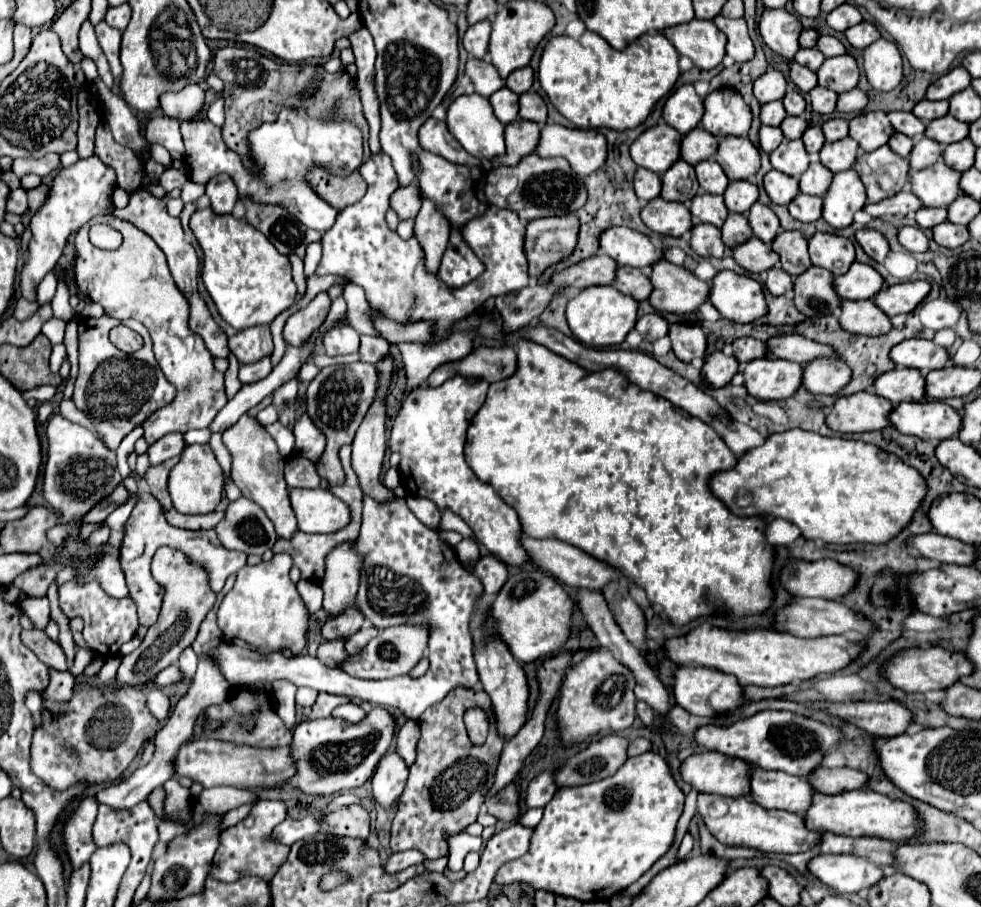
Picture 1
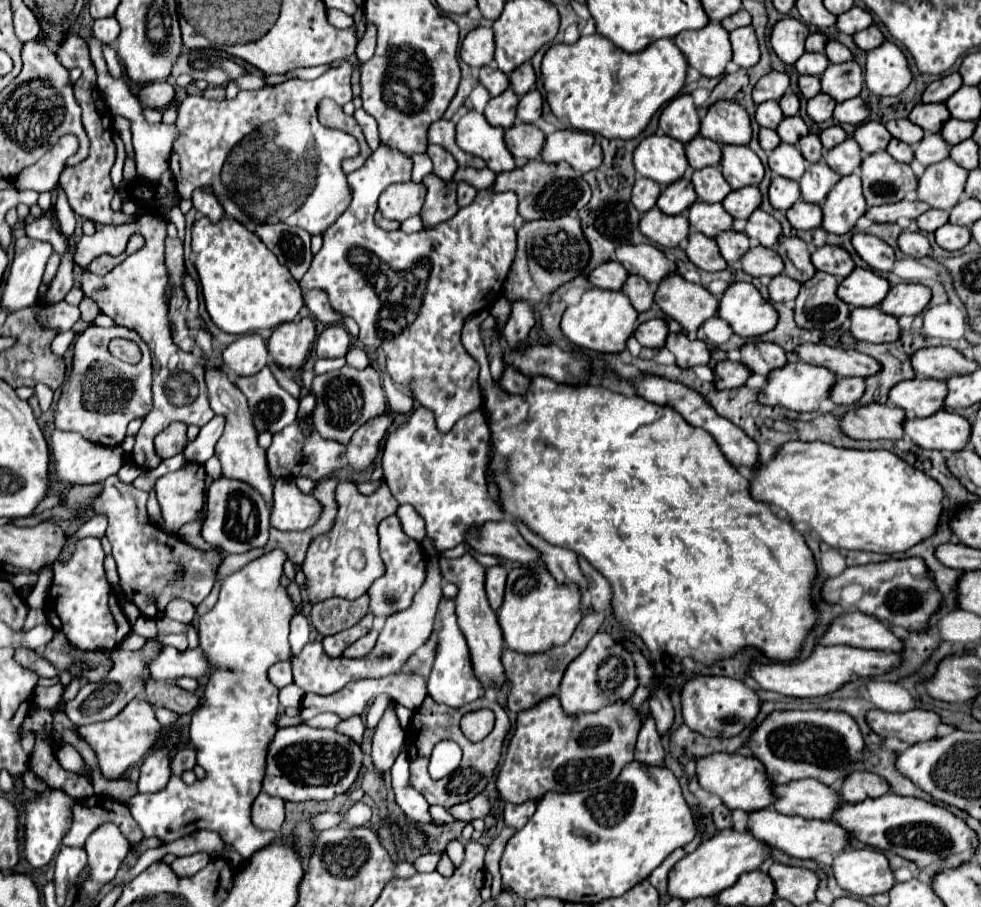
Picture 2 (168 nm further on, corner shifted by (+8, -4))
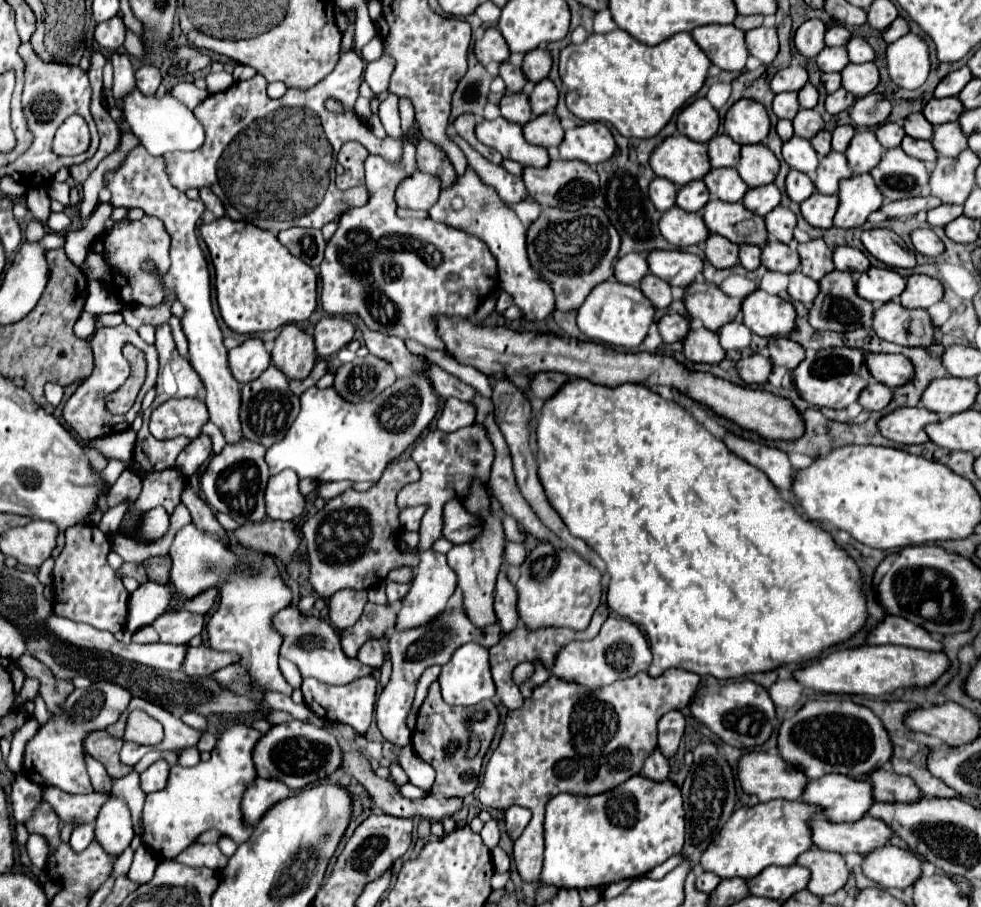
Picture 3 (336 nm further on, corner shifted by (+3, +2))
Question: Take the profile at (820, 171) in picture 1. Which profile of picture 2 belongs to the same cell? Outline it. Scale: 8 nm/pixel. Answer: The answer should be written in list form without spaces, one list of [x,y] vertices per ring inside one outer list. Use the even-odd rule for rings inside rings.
[[[824,160],[812,164],[806,168],[804,176],[800,178],[800,192],[806,202],[822,204],[826,194],[832,190],[832,186],[840,180],[840,174],[830,170]]]

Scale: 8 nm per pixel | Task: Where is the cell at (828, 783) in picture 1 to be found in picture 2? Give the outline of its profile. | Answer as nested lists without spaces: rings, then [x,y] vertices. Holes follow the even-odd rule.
[[[860,770],[860,772],[852,772],[844,778],[838,794],[846,802],[862,802],[870,796],[878,798],[878,796],[886,794],[888,790],[890,790],[888,784],[880,776],[866,772],[866,770]],[[870,788],[872,788],[872,792],[870,792]]]

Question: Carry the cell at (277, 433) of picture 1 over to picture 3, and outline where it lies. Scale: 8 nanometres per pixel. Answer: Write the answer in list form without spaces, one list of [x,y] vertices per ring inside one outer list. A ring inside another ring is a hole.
[[[413,372],[407,378],[397,378],[381,396],[365,404],[349,404],[337,396],[337,390],[331,388],[309,388],[301,394],[301,410],[289,428],[287,436],[267,448],[267,464],[271,474],[279,474],[285,468],[297,472],[299,478],[311,478],[317,482],[333,482],[333,480],[353,480],[353,482],[377,482],[391,460],[399,458],[431,424],[439,410],[439,396],[433,390],[433,384],[427,374]]]

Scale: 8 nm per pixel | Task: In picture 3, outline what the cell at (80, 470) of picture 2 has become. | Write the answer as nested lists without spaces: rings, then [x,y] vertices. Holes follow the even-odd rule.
[[[129,428],[125,432],[119,432],[119,434],[111,434],[111,436],[103,436],[99,440],[93,440],[93,442],[89,442],[89,446],[99,448],[101,454],[107,456],[109,460],[111,458],[131,460],[133,448],[135,448],[135,440],[137,440],[137,434]]]

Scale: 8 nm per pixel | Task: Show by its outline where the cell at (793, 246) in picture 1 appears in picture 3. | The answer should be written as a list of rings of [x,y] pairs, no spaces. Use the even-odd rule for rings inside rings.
[[[815,238],[807,244],[799,244],[801,272],[813,280],[821,280],[825,274],[835,270],[833,248],[829,248],[821,238]]]

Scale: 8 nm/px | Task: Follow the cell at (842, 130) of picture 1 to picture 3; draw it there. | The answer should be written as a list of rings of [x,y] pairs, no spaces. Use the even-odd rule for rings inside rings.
[[[837,126],[835,132],[833,132],[833,150],[845,152],[851,138],[853,138],[853,134],[855,134],[853,126]]]

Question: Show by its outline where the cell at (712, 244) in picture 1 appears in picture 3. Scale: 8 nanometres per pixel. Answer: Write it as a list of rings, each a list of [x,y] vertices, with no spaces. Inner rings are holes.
[[[711,234],[707,240],[705,256],[715,268],[733,268],[739,262],[739,244],[733,244],[723,236]]]

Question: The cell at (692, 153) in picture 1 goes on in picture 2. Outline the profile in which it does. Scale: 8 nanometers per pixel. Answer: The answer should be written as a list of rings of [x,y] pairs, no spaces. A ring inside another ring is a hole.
[[[702,136],[692,138],[692,142],[688,142],[684,148],[686,148],[688,164],[696,170],[706,168],[706,166],[716,166],[722,158],[720,144],[714,142],[714,140],[706,140]]]

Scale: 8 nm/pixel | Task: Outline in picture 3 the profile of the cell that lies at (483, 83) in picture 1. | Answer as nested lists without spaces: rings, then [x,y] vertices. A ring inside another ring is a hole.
[[[503,62],[503,64],[501,64],[501,72],[499,72],[499,76],[505,80],[505,84],[507,84],[507,92],[521,92],[523,86],[527,84],[523,70],[517,68],[517,66],[513,66],[511,62]]]

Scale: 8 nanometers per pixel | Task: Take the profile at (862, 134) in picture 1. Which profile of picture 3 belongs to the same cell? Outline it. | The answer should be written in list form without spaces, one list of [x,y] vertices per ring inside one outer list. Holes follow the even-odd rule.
[[[887,122],[881,128],[877,128],[875,134],[877,134],[877,140],[885,148],[897,148],[897,146],[901,146],[901,140],[905,138],[903,126],[901,124],[893,124],[893,122]]]

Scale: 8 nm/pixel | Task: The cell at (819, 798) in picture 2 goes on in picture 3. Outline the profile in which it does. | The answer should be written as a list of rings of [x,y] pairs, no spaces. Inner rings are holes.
[[[827,774],[811,780],[803,792],[803,802],[819,804],[823,814],[831,822],[855,822],[861,820],[871,808],[873,784],[869,778],[851,780],[841,774]]]

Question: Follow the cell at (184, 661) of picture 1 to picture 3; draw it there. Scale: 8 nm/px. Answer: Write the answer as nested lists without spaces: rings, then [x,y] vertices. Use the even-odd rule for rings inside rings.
[[[177,610],[173,614],[163,614],[157,624],[153,624],[157,630],[161,642],[171,642],[171,644],[187,644],[195,634],[201,632],[203,628],[203,616],[191,614],[187,610]]]

